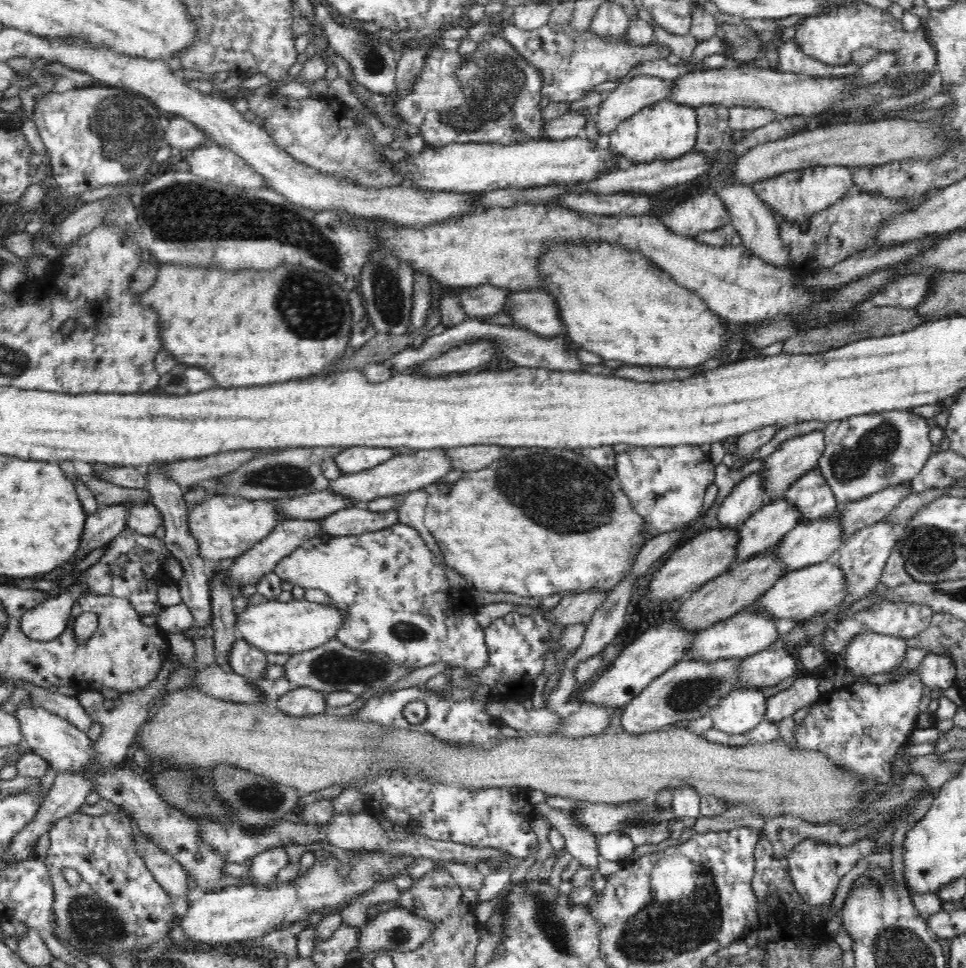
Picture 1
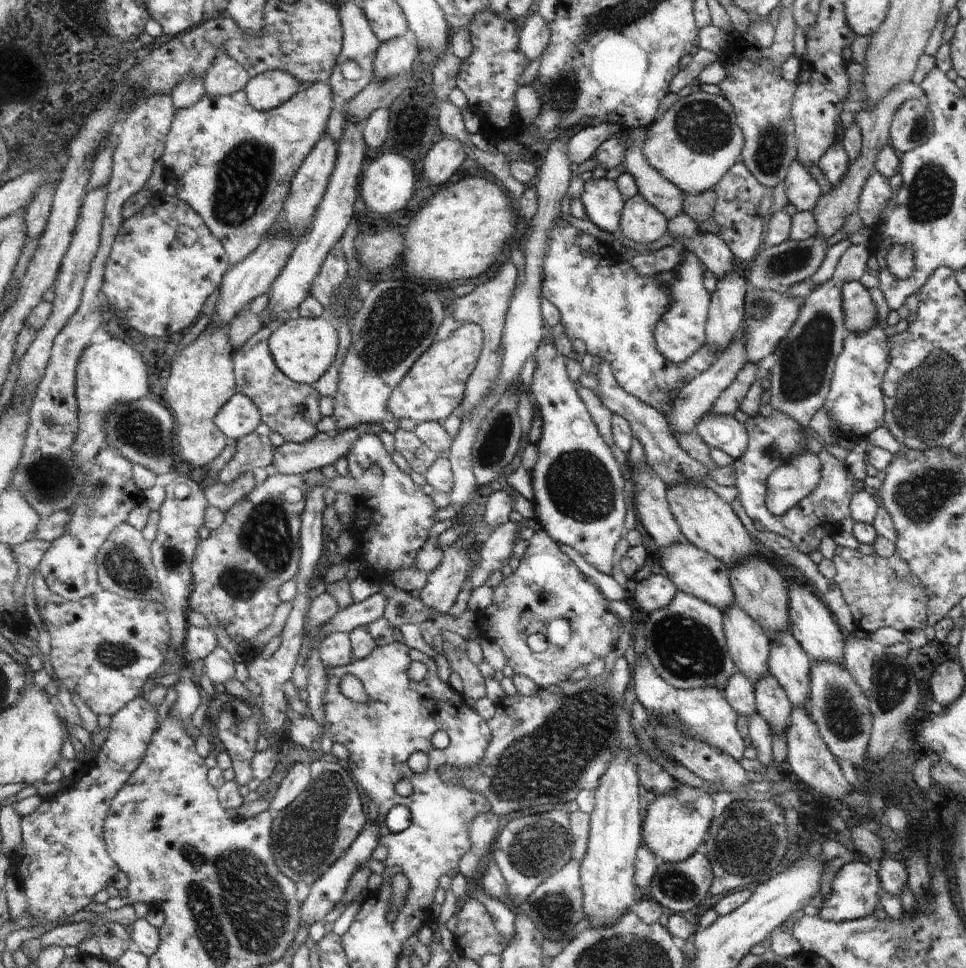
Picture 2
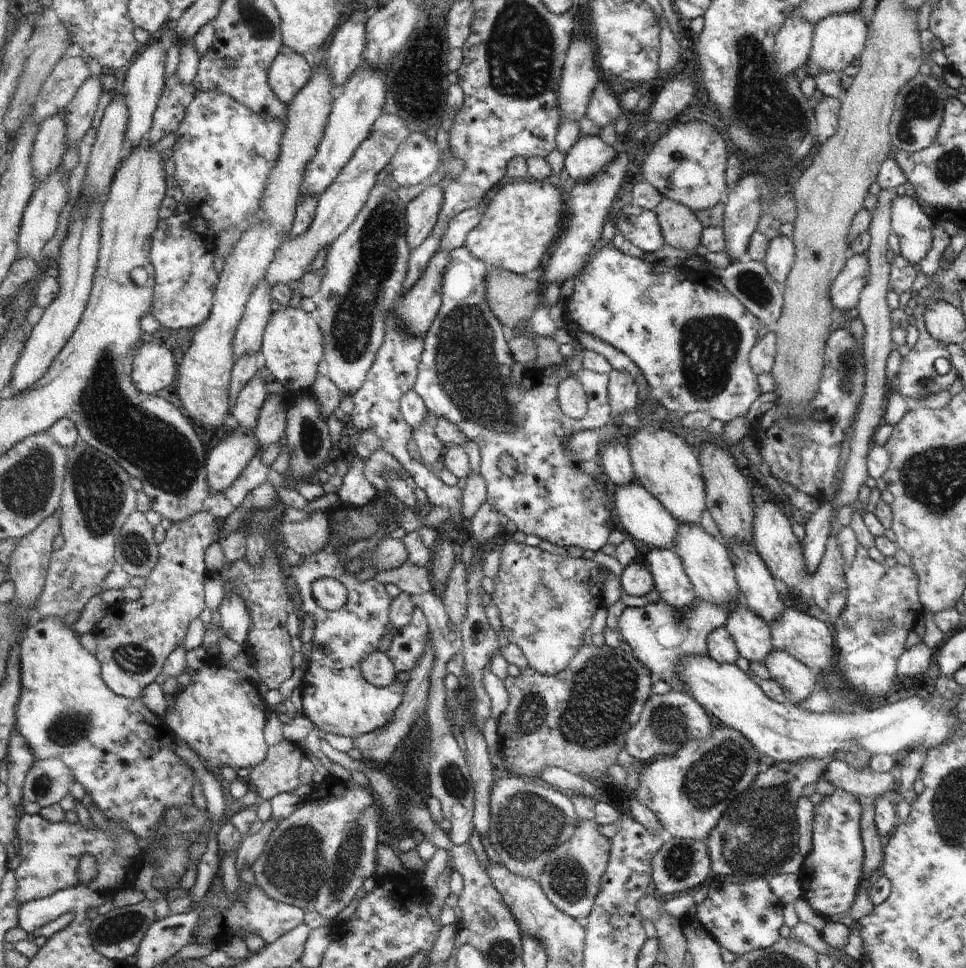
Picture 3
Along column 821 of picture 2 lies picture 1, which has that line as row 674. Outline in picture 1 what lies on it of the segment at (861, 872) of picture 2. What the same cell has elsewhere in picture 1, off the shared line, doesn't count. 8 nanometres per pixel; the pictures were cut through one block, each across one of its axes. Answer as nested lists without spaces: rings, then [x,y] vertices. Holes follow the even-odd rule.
[[[918,668],[884,684],[854,681],[822,694],[804,719],[795,726],[796,744],[826,753],[842,767],[854,771],[868,785],[888,783],[892,778],[889,760],[904,746],[917,727],[924,685]]]

